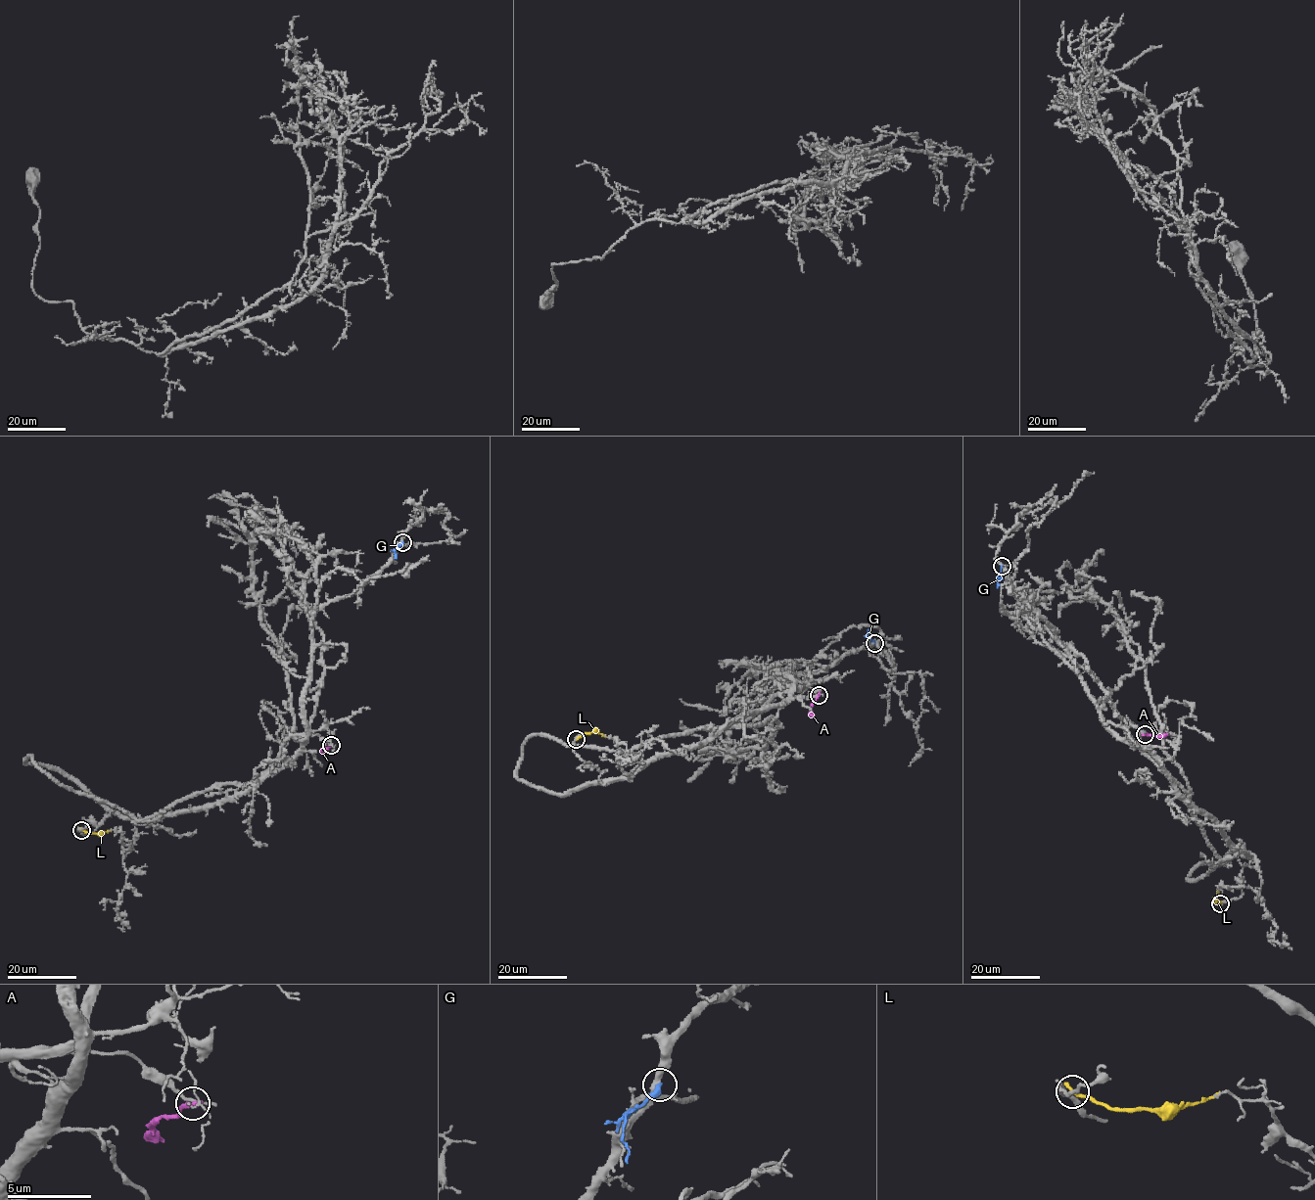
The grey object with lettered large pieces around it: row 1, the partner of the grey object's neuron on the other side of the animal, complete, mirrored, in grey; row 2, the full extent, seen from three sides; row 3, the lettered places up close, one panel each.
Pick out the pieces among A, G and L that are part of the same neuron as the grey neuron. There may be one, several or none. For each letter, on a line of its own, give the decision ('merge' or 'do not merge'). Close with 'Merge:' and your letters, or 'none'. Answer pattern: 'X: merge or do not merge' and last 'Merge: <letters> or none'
A: do not merge
G: do not merge
L: do not merge
Merge: none

